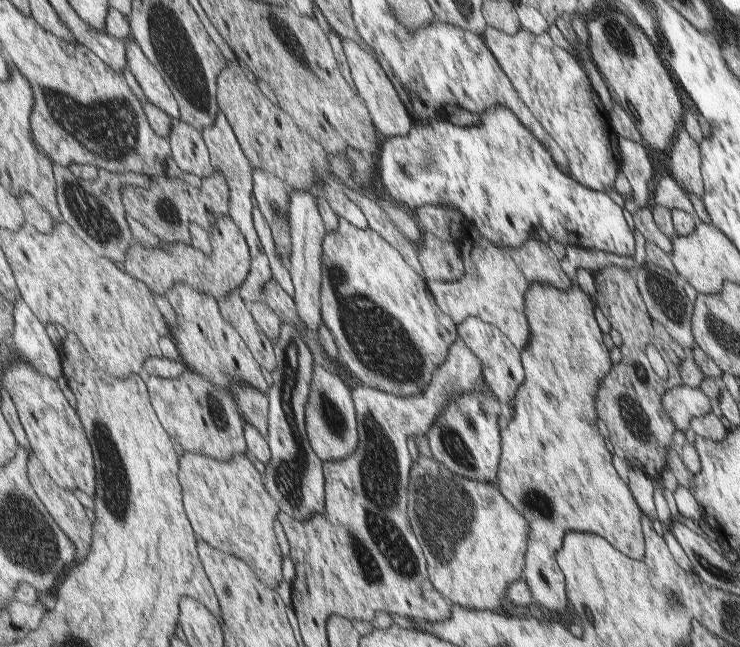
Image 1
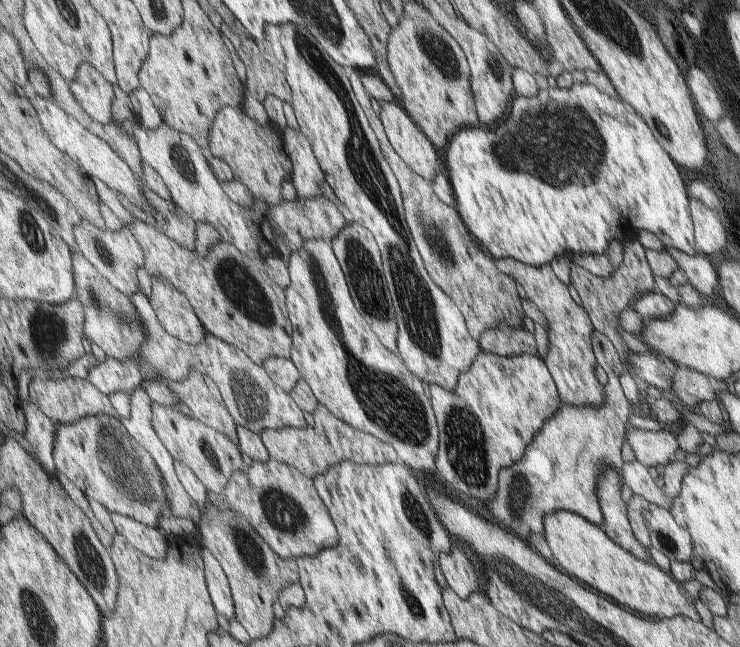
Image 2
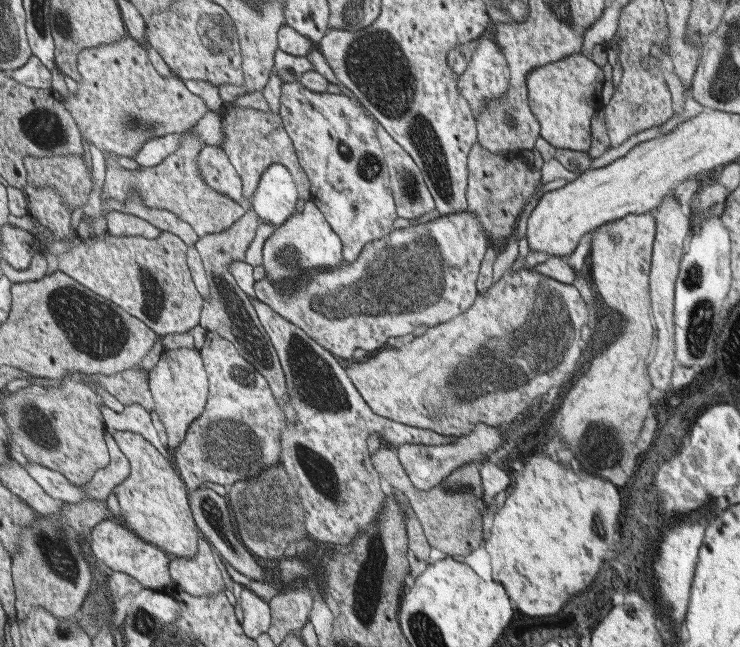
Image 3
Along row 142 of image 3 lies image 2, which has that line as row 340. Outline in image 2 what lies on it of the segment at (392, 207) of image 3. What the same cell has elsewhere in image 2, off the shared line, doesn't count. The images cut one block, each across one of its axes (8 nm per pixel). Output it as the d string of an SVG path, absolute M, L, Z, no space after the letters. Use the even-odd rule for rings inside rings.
M308 239L304 242L302 248L293 250L286 265L288 266L291 278L291 284L286 288L286 298L289 303L290 322L294 327L294 346L290 359L298 369L301 378L304 378L308 386L310 386L318 403L323 404L334 416L346 421L350 426L371 434L382 442L388 443L397 452L398 460L404 463L408 468L415 471L420 470L420 472L430 472L430 474L436 473L435 460L439 449L440 437L432 398L426 396L424 384L422 384L421 379L407 367L407 364L401 359L401 355L397 354L396 351L391 351L389 347L378 338L378 335L373 331L373 327L364 320L364 317L356 308L351 292L349 291L349 286L347 285L347 280L344 276L344 271L338 262L337 256L334 254L332 243L326 242L324 239Z

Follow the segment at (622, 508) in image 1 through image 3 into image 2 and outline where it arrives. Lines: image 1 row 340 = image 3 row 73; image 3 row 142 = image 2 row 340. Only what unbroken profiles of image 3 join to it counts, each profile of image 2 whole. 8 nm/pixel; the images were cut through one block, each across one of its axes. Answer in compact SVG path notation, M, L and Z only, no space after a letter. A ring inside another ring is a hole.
M513 258L495 259L495 263L498 270L520 282L528 299L549 322L549 328L546 329L549 334L549 351L544 362L556 380L561 402L574 406L604 404L606 390L595 375L597 362L592 351L592 322L580 305L574 302L568 285L556 276L550 265L533 267Z

